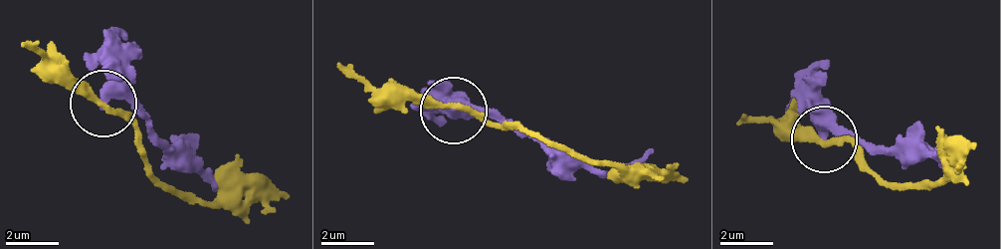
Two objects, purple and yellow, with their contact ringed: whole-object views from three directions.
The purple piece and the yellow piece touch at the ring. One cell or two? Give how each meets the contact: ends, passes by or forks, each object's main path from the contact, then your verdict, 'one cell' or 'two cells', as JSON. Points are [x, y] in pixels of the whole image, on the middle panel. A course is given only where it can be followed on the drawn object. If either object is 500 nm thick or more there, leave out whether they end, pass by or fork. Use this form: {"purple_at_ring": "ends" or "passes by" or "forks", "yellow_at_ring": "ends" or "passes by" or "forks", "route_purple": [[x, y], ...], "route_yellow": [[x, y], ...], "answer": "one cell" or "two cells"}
{"route_purple": [[451, 109], [485, 115], [519, 136], [558, 145], [600, 169], [651, 147]], "route_yellow": [[451, 109], [487, 116], [557, 147], [657, 170], [685, 185]], "answer": "two cells"}

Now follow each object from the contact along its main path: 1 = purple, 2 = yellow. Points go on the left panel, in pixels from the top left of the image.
1: (102, 101), (138, 99), (151, 133), (185, 145), (204, 181), (264, 187)
2: (102, 101), (129, 119), (161, 185), (252, 206), (286, 193)

